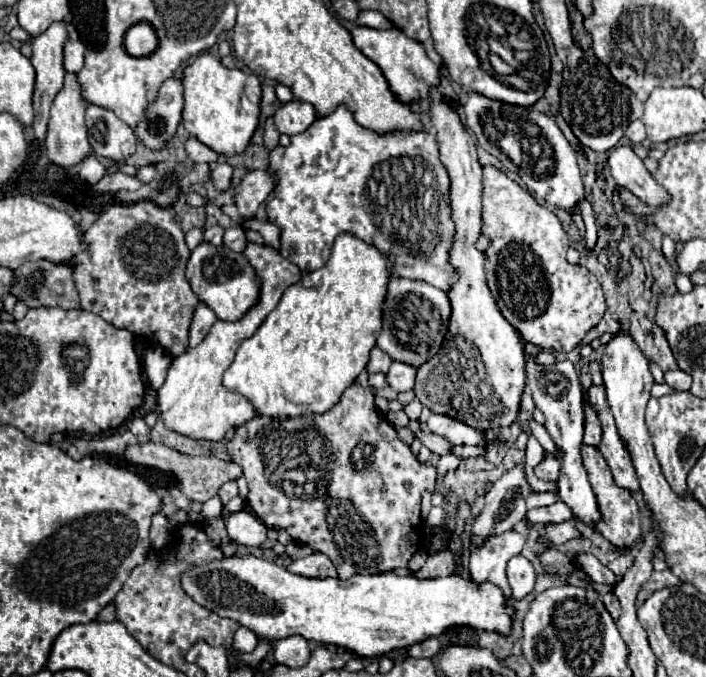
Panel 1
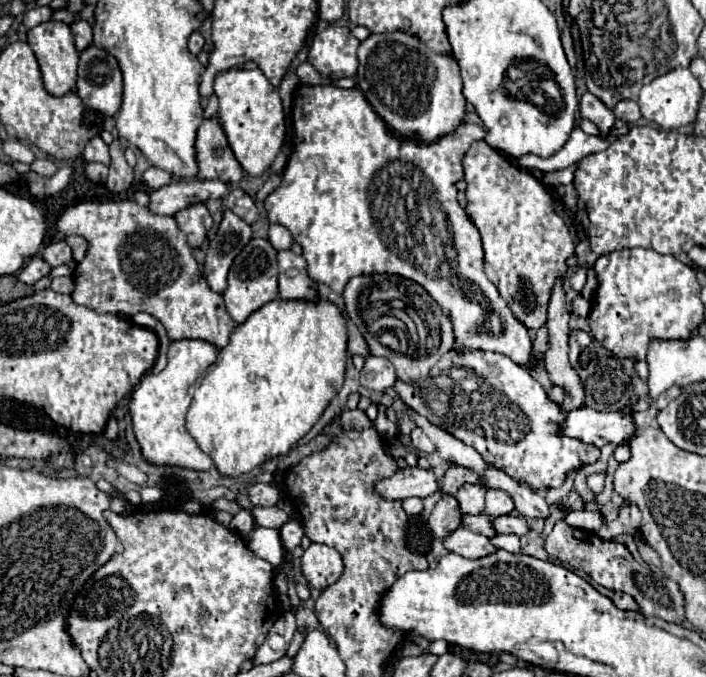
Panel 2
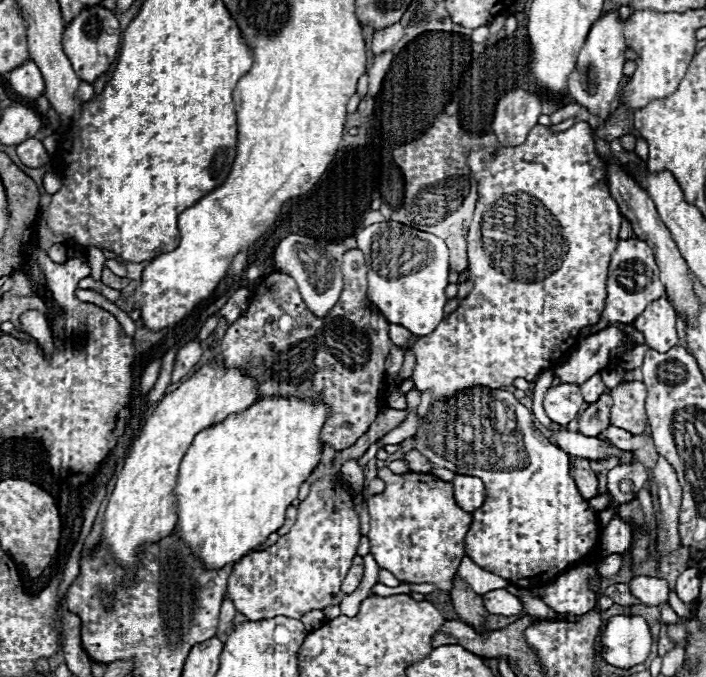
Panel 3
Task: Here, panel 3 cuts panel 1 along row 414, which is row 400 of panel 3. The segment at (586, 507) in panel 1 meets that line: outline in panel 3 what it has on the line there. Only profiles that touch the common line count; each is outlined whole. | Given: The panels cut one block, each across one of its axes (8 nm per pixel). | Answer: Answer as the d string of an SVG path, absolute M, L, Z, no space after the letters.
M574 384L552 386L544 398L544 410L548 418L560 426L566 426L574 420L582 408L584 400L580 396L580 388Z

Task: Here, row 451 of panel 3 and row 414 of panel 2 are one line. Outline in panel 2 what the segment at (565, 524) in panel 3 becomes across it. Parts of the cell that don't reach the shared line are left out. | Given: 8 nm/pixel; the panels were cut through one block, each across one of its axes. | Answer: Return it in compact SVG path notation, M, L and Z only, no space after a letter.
M462 348L462 352L450 350L430 370L428 378L422 380L420 386L396 380L394 390L400 400L416 414L426 416L426 420L430 420L434 426L450 432L464 444L470 444L486 462L496 464L508 476L526 482L536 490L558 488L566 480L566 474L570 470L578 470L582 464L594 464L600 456L600 450L596 446L588 446L580 440L560 434L558 424L564 420L560 406L546 396L544 388L530 376L526 368L514 364L508 356L502 356L498 352L482 352L470 348Z

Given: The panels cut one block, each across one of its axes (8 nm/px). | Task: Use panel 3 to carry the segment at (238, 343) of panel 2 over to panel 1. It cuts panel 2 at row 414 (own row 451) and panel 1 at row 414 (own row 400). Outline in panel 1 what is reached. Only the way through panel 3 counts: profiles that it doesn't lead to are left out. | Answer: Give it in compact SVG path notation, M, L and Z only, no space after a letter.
M340 234L326 266L304 274L300 282L286 288L278 306L268 314L256 334L240 344L232 364L224 372L222 386L242 394L250 400L256 414L266 418L284 420L328 412L366 368L370 350L382 330L382 302L386 298L386 284L392 276L388 266L388 258L374 246L352 234Z

